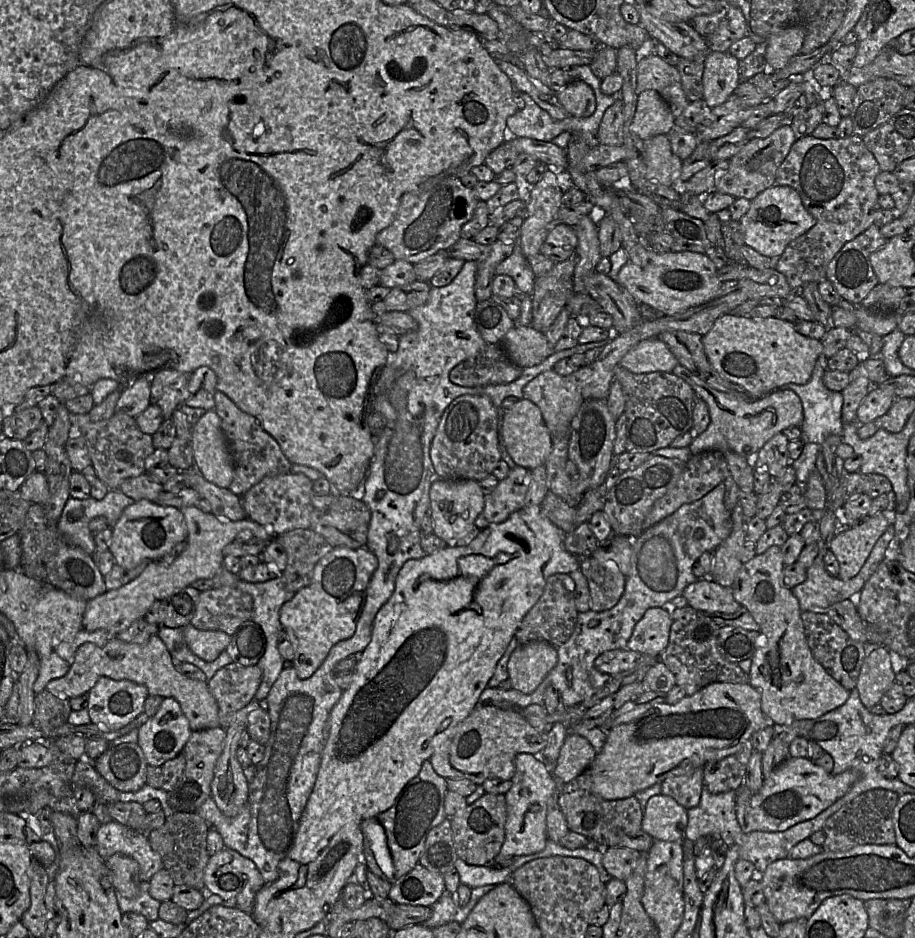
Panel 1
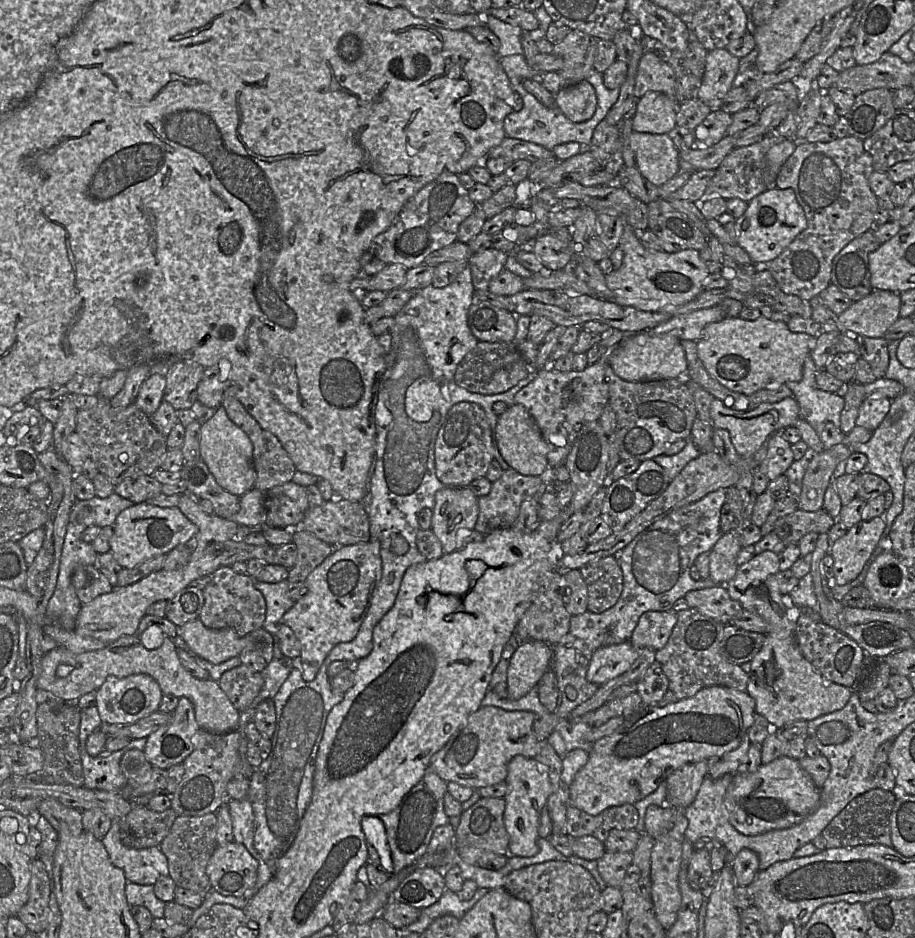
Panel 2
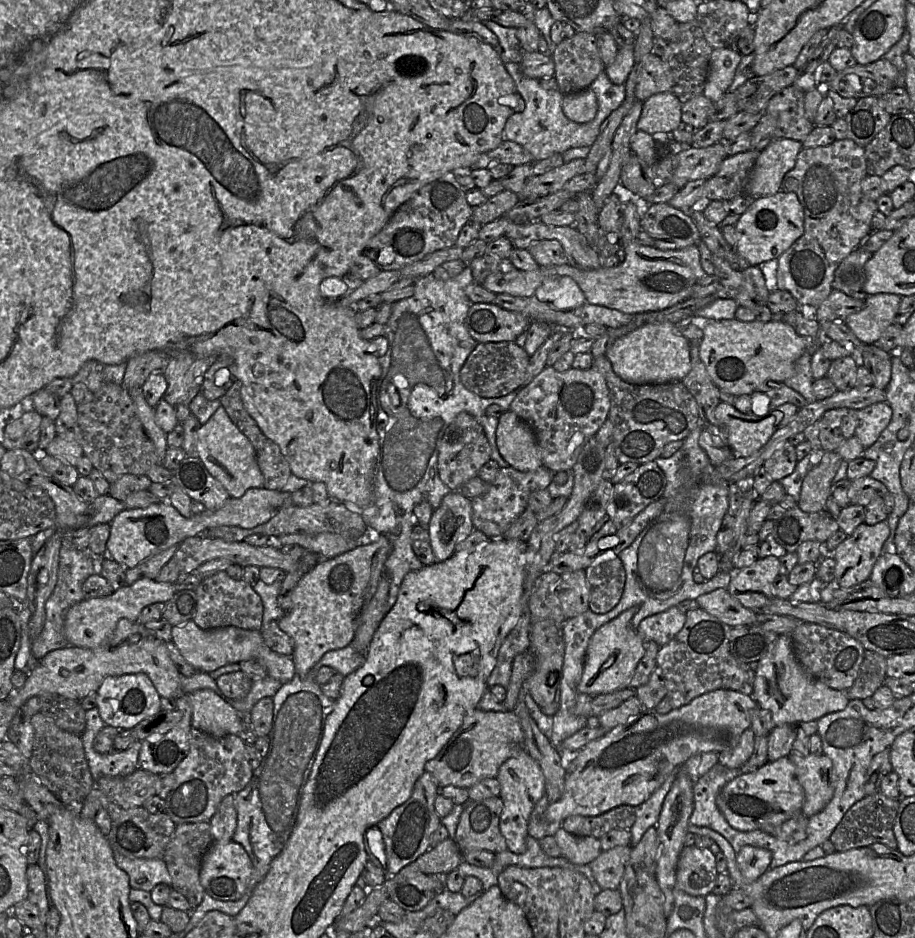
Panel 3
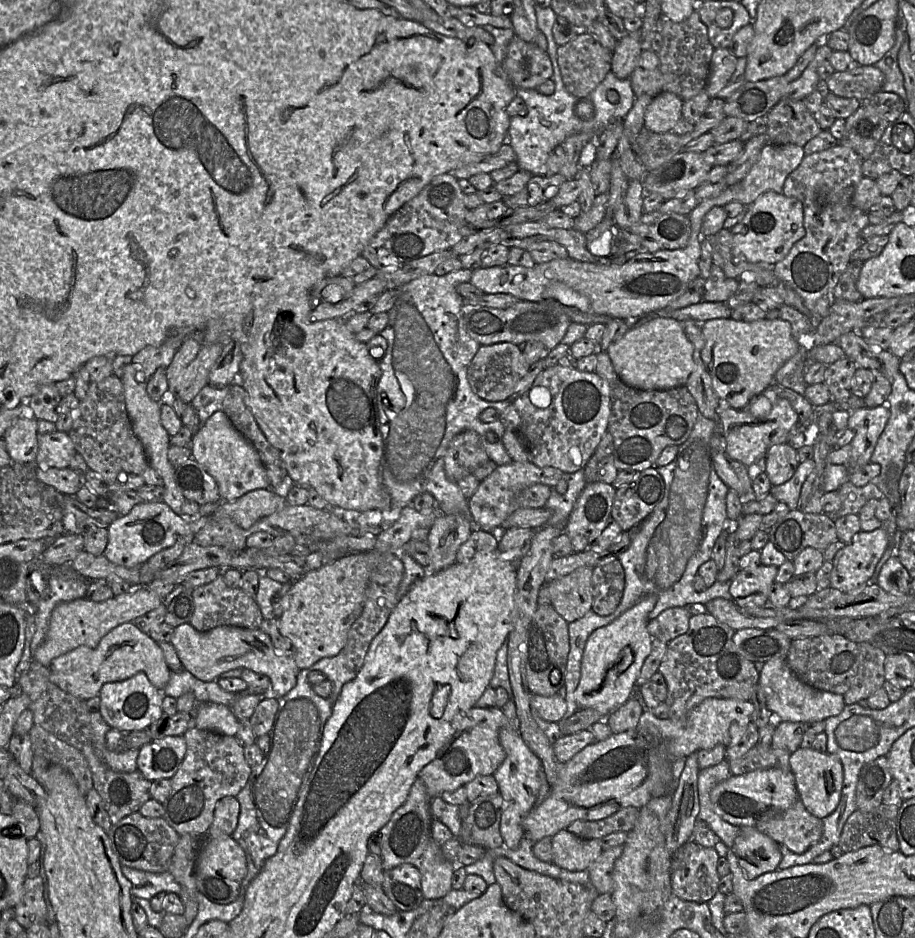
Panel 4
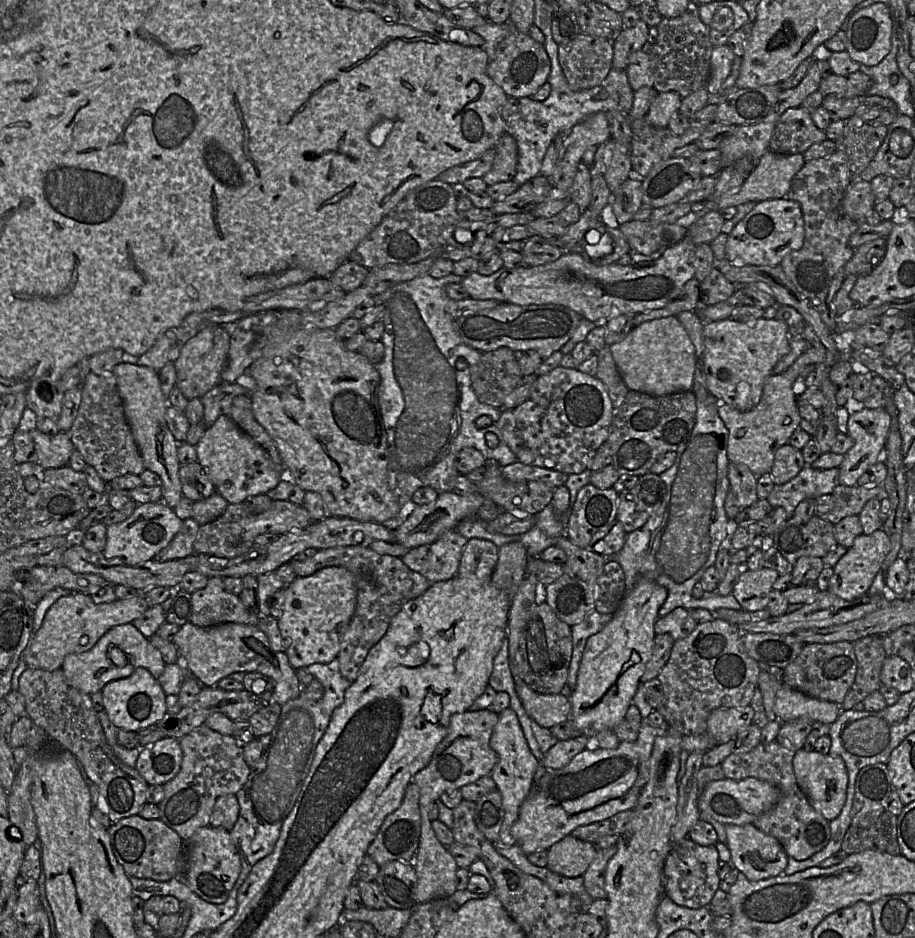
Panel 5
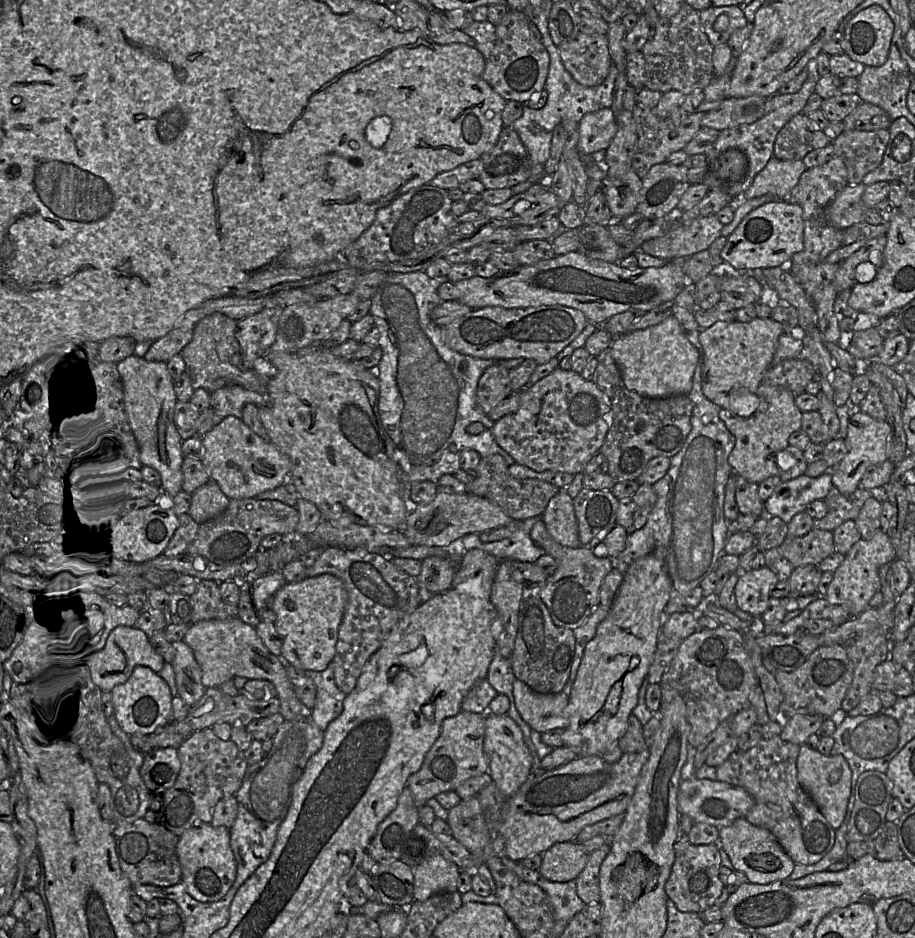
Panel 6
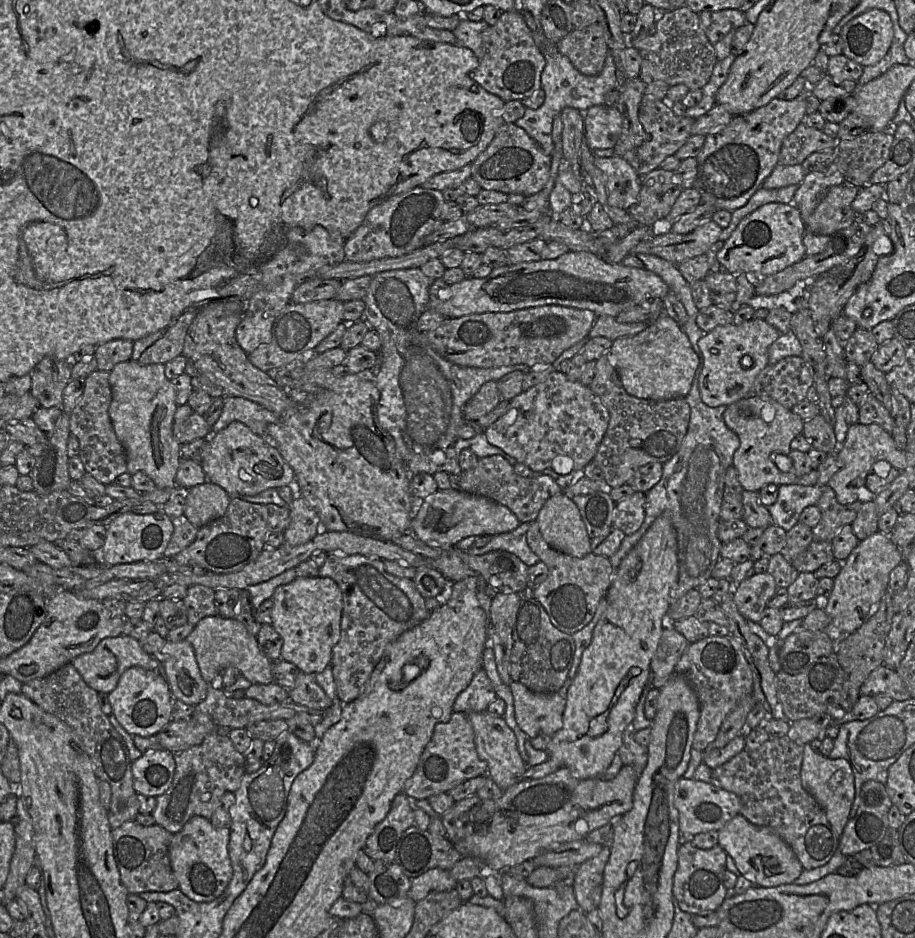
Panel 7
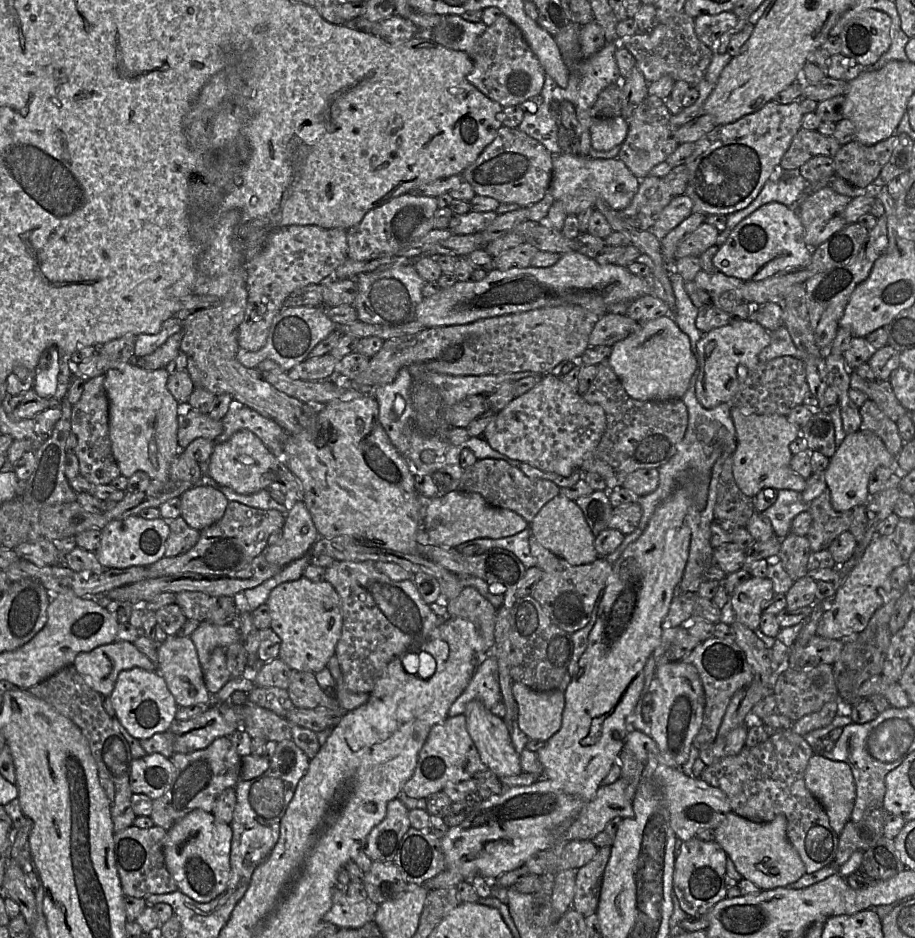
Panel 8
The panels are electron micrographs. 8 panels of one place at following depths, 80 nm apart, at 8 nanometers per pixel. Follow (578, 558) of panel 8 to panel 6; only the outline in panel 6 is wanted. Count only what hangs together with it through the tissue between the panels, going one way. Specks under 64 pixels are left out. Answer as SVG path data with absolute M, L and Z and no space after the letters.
M565 489L550 499L541 520L548 533L559 544L571 547L581 547L579 540L578 523L575 516L573 499Z

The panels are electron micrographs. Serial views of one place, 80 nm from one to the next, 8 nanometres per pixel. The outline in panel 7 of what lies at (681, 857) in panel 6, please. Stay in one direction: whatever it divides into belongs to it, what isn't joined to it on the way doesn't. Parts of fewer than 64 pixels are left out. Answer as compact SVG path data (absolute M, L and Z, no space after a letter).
M682 839L677 852L678 864L673 877L673 896L679 908L687 913L699 914L716 911L726 899L723 875L726 868L726 851L719 845L709 849L694 846L690 839Z

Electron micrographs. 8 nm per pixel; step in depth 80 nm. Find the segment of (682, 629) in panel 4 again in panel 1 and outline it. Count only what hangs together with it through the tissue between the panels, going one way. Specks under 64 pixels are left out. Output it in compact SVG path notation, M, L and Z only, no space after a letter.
M663 607L649 608L636 623L627 643L629 650L658 657L668 645L672 618Z

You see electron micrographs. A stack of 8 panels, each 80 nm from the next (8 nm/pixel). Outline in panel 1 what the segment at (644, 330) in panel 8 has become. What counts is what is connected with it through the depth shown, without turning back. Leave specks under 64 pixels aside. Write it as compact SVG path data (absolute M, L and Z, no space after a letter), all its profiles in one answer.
M658 338L641 341L621 359L619 365L635 374L673 372L680 364L669 347Z

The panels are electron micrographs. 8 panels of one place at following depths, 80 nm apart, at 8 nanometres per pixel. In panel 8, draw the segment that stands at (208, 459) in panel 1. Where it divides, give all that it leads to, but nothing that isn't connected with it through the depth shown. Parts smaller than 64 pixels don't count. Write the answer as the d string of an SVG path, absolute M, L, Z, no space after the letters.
M242 429L229 440L215 443L211 457L206 463L206 473L217 485L225 486L239 494L253 494L262 489L279 490L286 494L296 490L301 498L301 485L289 470L282 457L275 456L251 431Z

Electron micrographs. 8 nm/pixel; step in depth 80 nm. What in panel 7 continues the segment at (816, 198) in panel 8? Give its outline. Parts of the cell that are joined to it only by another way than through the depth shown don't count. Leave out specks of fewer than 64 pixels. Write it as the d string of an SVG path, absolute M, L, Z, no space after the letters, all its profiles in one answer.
M848 183L830 187L808 218L807 230L830 236L853 224L860 216L852 209L860 188Z

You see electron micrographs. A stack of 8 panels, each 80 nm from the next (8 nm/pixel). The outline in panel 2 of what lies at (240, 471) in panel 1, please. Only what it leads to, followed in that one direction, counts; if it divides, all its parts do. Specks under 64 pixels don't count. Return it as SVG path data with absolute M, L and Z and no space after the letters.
M232 384L224 391L221 407L225 409L229 419L247 434L253 444L253 465L257 475L254 488L265 493L275 486L291 481L296 472L291 458L278 438L264 430L237 399L237 385Z

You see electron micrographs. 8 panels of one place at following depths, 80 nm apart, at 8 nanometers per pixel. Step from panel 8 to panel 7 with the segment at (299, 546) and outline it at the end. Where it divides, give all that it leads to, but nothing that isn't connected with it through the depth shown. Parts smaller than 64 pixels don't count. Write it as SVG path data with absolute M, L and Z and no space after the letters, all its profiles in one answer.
M303 497L293 499L289 507L290 522L284 530L284 544L297 546L313 539L321 530L321 521Z

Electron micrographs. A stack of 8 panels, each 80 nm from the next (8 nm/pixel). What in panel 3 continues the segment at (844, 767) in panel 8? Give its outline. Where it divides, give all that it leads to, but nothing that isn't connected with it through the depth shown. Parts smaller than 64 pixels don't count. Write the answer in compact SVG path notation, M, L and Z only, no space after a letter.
M793 750L788 757L795 765L798 781L804 790L802 812L806 817L811 817L822 811L833 797L837 782L833 762L824 754L814 755L810 753L809 755L804 756Z

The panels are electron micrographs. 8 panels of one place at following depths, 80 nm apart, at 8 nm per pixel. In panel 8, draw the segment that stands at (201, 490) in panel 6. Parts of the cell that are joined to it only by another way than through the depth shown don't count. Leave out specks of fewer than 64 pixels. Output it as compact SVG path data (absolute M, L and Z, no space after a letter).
M199 483L180 496L181 516L193 529L201 531L219 521L229 500L216 487Z

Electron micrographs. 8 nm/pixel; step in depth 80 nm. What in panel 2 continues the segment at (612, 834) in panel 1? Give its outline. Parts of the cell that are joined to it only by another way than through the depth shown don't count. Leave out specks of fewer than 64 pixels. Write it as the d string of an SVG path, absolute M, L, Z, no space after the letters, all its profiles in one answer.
M569 804L565 832L575 838L594 836L604 843L612 829L633 830L637 824L638 811L633 804L613 806L594 816Z

